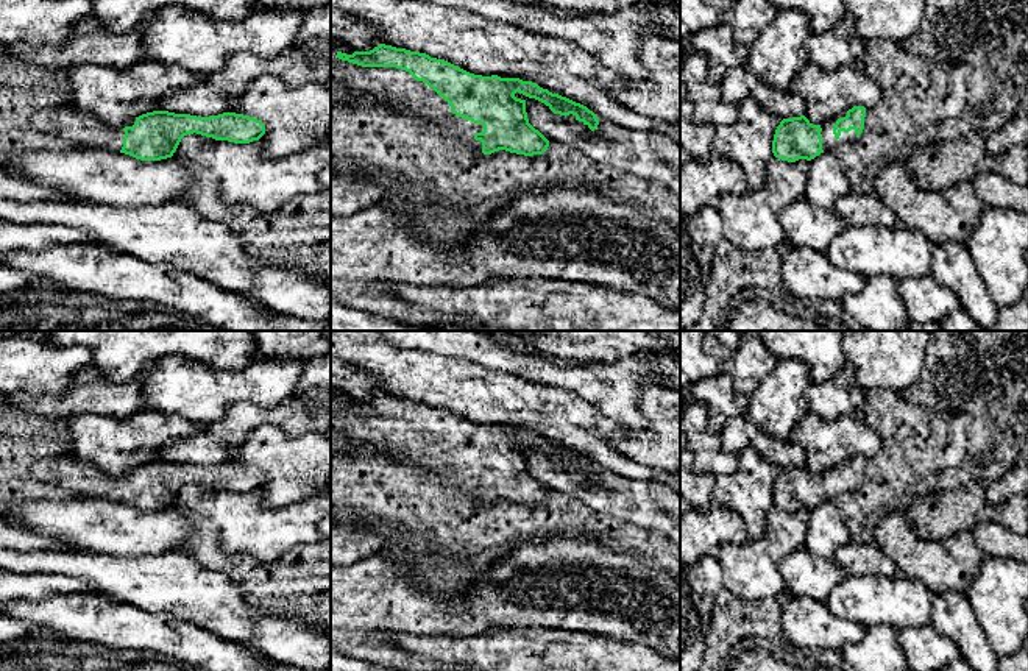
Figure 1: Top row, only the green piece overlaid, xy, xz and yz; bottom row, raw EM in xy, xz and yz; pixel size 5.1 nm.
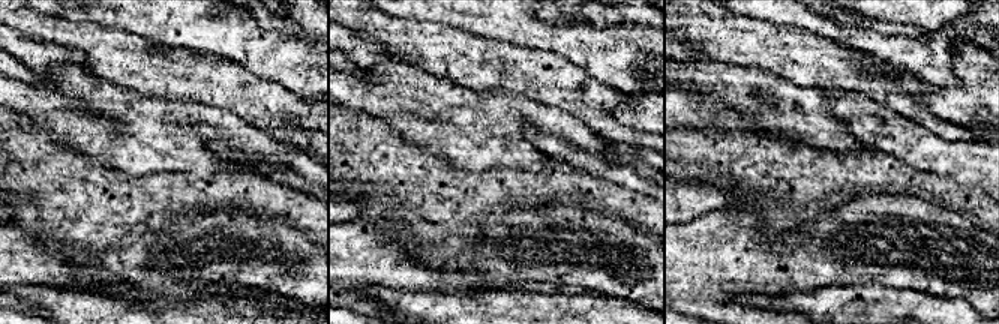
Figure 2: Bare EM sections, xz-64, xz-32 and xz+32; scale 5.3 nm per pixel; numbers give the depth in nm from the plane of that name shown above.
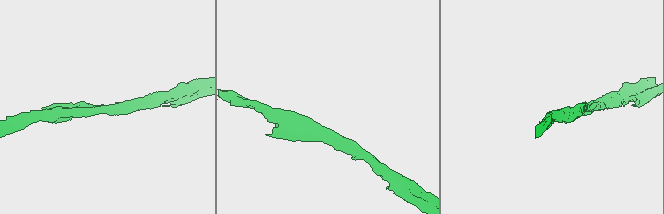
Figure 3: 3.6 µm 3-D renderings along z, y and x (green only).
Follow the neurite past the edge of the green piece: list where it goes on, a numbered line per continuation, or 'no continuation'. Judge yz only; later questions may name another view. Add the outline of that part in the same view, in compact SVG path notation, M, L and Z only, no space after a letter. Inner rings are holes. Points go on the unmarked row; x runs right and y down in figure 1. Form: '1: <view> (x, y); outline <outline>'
1: yz (829, 490); outline M847 460L842 462L835 470L828 470L828 471L824 471L821 474L821 478L822 478L822 481L821 481L821 485L822 485L822 499L824 501L833 501L833 498L838 493L841 493L841 492L850 492L850 490L855 490L856 488L855 479L850 479L849 482L841 481L841 485L838 488L833 484L833 474L836 473L838 468L842 468L845 465L847 465Z

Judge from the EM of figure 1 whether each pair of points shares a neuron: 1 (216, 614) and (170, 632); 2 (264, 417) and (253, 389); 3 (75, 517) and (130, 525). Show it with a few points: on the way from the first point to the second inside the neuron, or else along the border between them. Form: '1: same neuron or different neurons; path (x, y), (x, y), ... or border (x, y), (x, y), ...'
1: different neurons; border (155, 614), (172, 614), (223, 639)
2: different neurons; border (294, 397), (273, 408), (234, 401), (225, 414)
3: same neuron; path (89, 526), (116, 528)

